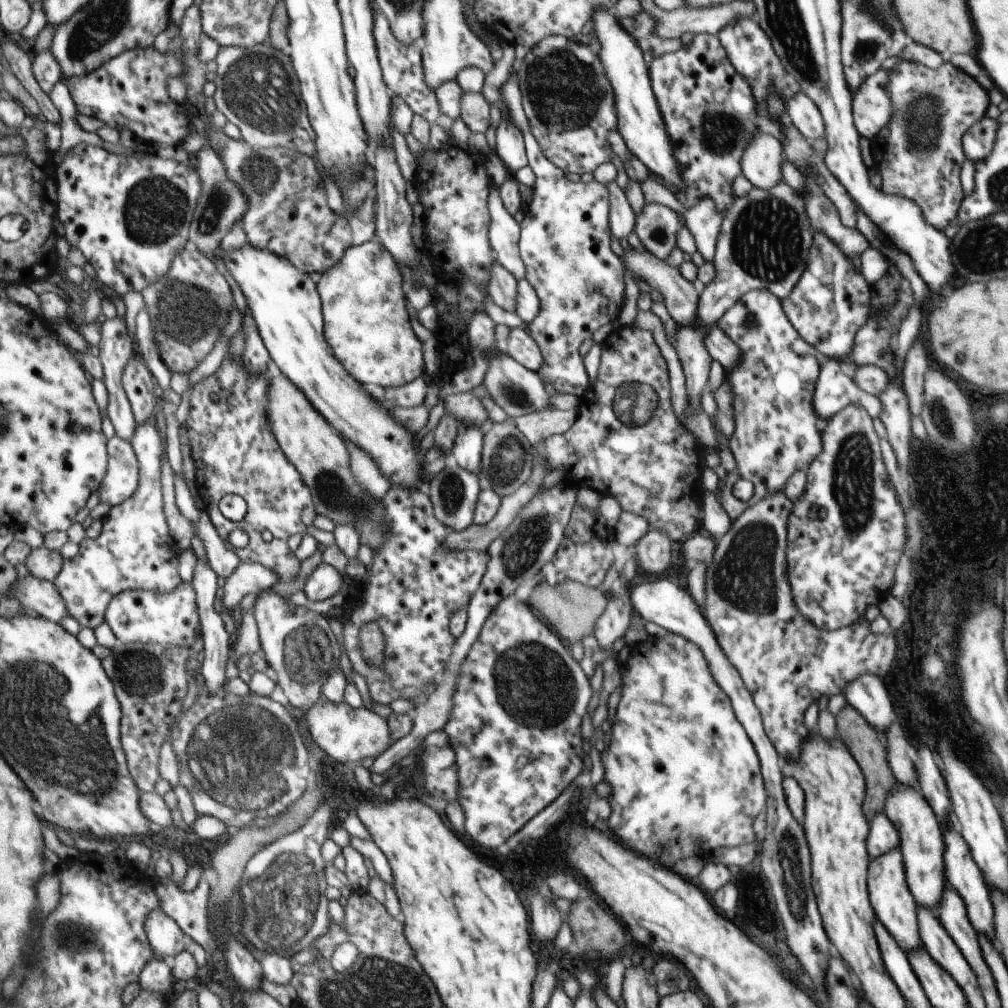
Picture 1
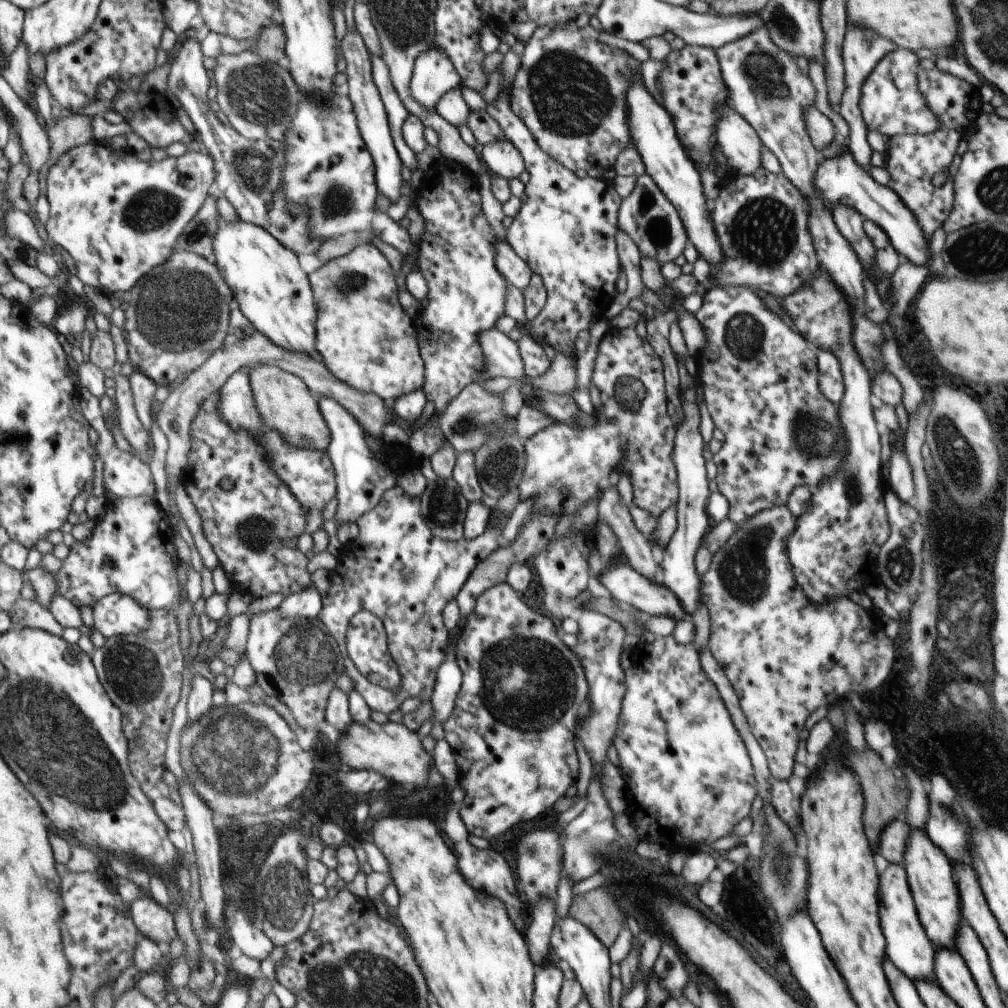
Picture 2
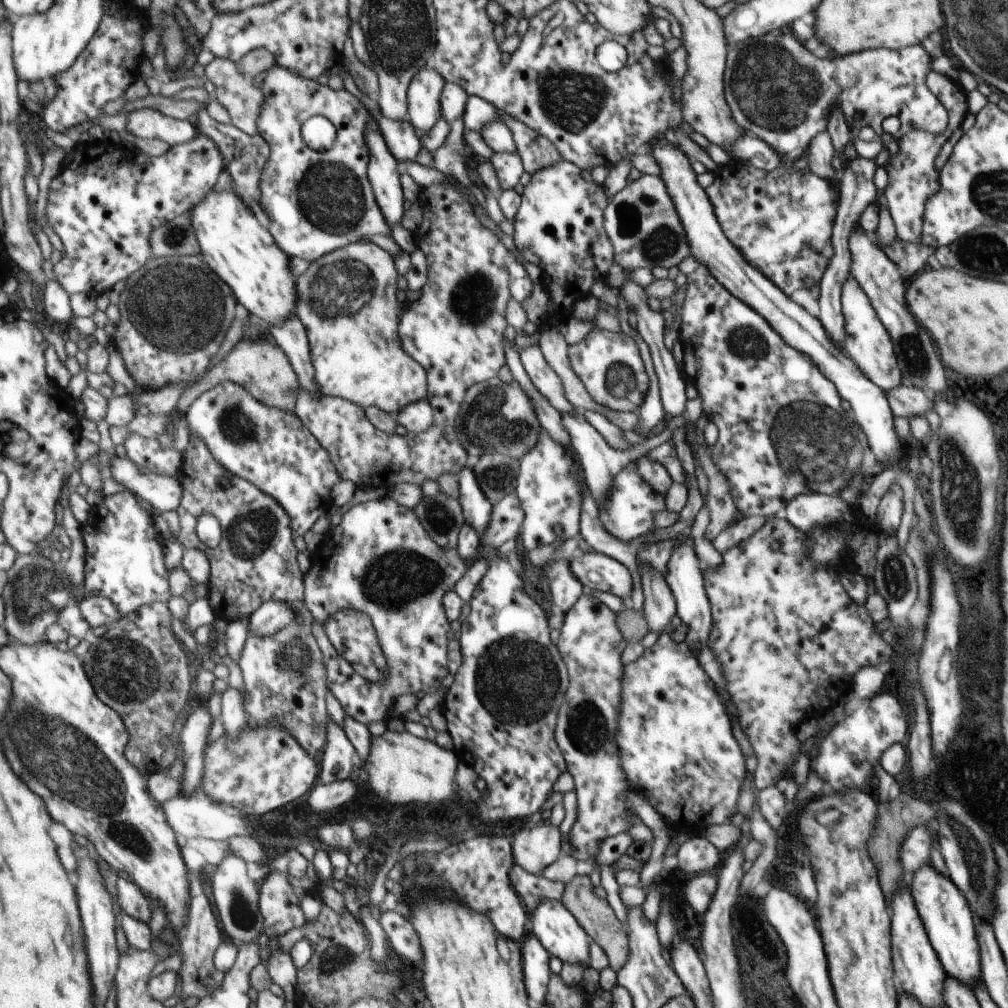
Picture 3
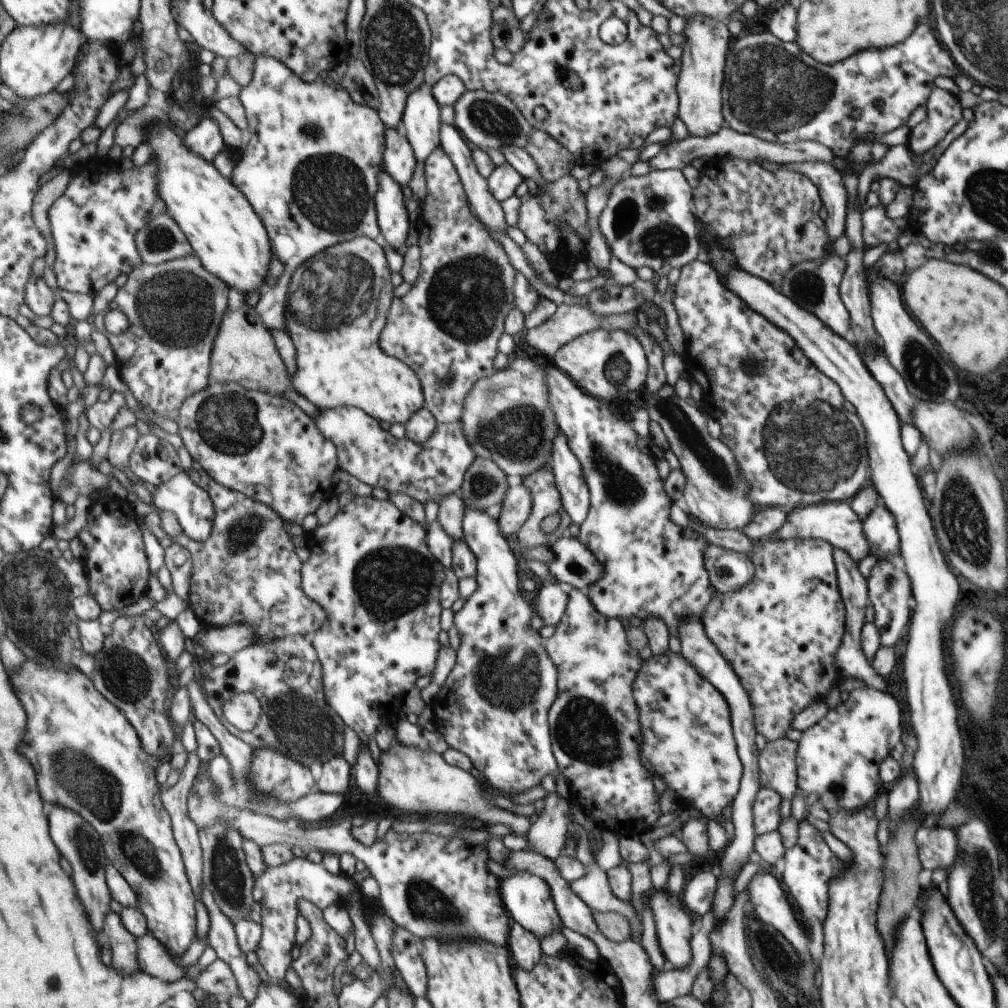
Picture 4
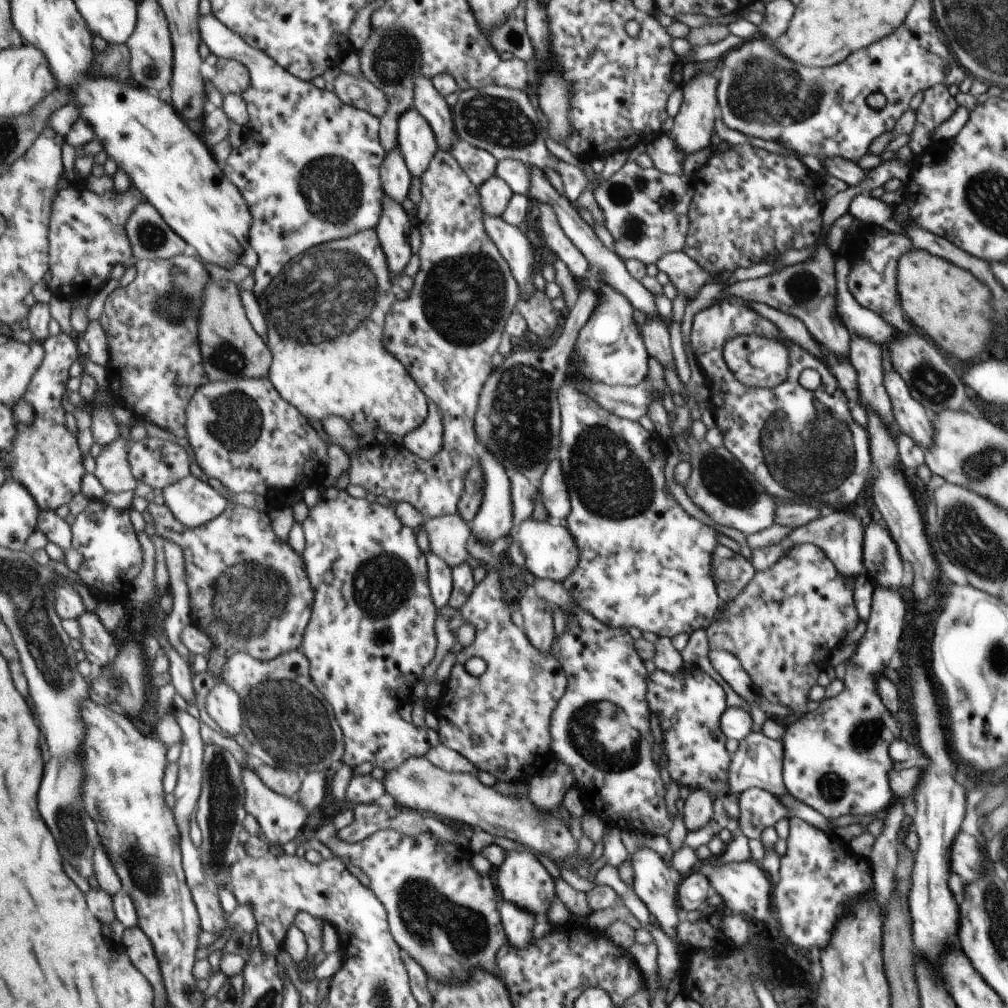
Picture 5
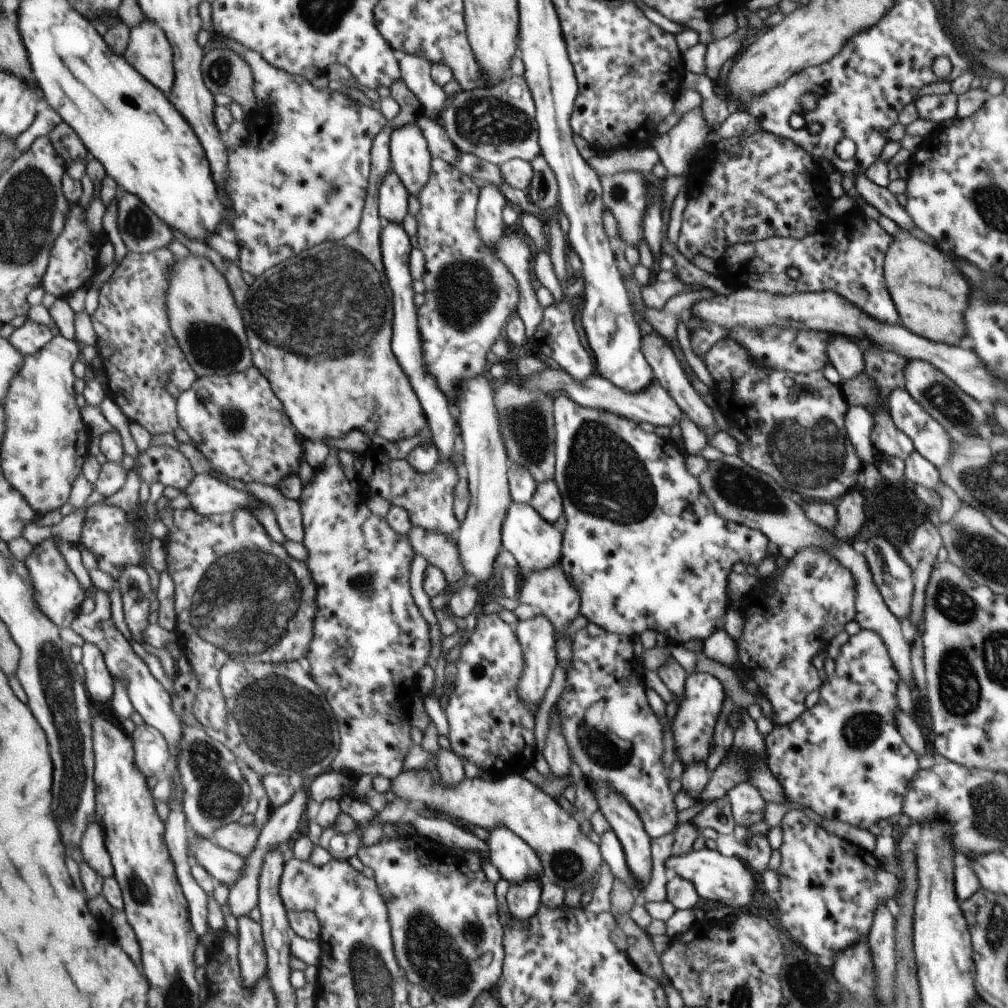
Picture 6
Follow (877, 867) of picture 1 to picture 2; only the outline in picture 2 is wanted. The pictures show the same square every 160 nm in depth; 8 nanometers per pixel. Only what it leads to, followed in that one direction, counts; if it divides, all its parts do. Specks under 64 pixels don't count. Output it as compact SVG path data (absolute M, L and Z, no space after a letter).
M889 863L885 867L880 874L880 892L881 920L885 920L885 940L889 940L889 960L897 964L897 968L901 968L901 972L905 972L905 976L914 982L934 980L934 946L920 925L904 865Z

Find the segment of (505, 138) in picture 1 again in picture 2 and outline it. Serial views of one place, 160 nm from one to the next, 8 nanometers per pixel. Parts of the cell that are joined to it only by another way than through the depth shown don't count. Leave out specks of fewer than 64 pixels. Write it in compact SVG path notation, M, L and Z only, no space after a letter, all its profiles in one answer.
M507 139L484 144L479 156L487 164L490 174L506 179L517 178L524 169L524 162L519 151Z

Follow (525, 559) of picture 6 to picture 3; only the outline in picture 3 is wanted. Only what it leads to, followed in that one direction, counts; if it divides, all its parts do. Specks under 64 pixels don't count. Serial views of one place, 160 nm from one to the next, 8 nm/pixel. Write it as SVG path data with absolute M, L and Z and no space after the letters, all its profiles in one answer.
M576 552L570 560L574 577L586 592L609 592L628 603L631 594L631 574L620 562L601 553Z

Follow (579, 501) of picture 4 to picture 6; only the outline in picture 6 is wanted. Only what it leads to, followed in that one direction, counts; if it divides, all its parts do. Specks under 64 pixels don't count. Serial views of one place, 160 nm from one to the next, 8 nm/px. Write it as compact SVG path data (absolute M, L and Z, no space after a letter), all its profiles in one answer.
M552 478L536 483L536 489L528 504L546 523L553 524L561 516L561 497Z

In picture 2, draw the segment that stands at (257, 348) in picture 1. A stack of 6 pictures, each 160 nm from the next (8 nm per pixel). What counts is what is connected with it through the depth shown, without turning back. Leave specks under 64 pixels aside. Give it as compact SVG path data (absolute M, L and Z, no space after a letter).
M250 366L243 367L229 377L229 380L220 390L222 399L219 403L220 410L218 412L226 421L229 421L230 427L233 427L234 431L249 431L250 435L253 435L254 439L264 446L273 470L276 470L282 481L292 488L297 498L306 504L308 508L307 532L316 533L323 526L325 505L330 500L335 499L338 493L336 470L327 453L309 449L308 446L305 449L302 447L297 449L295 445L288 442L284 434L278 433L265 422L256 408L256 398L249 374L252 372L252 368Z

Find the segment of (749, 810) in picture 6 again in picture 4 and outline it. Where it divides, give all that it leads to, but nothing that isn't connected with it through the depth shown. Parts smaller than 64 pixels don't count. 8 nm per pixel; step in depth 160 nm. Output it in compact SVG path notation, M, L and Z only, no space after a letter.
M763 787L757 791L751 812L756 836L771 832L779 824L779 804L781 797L777 791Z

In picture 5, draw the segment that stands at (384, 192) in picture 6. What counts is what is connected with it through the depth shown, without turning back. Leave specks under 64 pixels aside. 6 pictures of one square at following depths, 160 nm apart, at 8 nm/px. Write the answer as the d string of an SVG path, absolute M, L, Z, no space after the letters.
M399 147L387 152L381 174L385 194L397 202L403 202L409 196L413 173Z

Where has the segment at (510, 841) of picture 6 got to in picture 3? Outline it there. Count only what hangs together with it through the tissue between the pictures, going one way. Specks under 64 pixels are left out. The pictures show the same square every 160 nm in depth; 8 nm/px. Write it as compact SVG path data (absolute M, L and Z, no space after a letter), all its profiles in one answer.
M541 900L530 913L530 933L541 943L541 946L551 957L558 958L562 963L581 965L583 969L590 968L588 933L581 928L576 917L572 915L559 901Z

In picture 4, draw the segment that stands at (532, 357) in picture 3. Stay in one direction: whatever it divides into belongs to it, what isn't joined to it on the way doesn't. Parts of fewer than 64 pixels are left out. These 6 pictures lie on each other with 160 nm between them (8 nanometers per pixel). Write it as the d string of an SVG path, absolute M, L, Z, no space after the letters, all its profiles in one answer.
M546 366L542 372L547 402L555 424L567 438L571 452L574 452L581 465L590 496L588 513L579 524L576 539L587 545L602 564L602 576L585 590L596 612L612 619L636 616L641 622L645 617L659 617L667 628L677 628L693 615L703 620L707 604L711 603L712 596L718 591L709 582L712 568L711 561L707 561L705 556L707 543L703 535L671 522L668 515L671 508L669 496L661 488L653 460L639 452L635 444L635 430L625 418L621 419L611 412L611 405L585 393L560 369Z

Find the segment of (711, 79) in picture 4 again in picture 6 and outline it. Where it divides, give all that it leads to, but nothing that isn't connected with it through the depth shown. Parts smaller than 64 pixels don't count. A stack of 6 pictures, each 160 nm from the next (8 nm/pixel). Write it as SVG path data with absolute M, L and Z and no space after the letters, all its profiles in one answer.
M700 107L693 108L682 114L662 135L655 134L651 138L651 148L655 149L668 175L679 176L701 152L708 132Z

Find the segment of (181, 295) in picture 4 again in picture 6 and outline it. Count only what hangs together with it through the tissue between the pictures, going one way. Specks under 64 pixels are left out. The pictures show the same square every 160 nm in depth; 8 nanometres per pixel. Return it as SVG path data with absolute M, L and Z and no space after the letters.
M168 248L141 254L129 252L113 273L112 279L101 287L99 310L91 317L98 334L99 356L109 380L110 398L129 421L138 422L152 435L173 434L179 430L180 396L199 378L184 349L180 347L180 341L170 323L167 306L172 277L170 271L171 266L177 262L175 254Z

